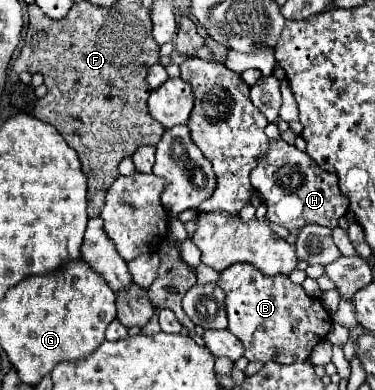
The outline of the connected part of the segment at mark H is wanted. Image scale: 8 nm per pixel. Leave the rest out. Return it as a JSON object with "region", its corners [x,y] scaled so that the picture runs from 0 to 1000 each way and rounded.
{"region":[[[755,356],[717,362],[712,397],[669,438],[669,474],[712,526],[712,562],[765,587],[803,587],[824,572],[893,587],[904,556],[920,551],[931,531],[925,505],[904,490],[893,444],[856,438],[856,428],[813,387],[797,387]]]}

